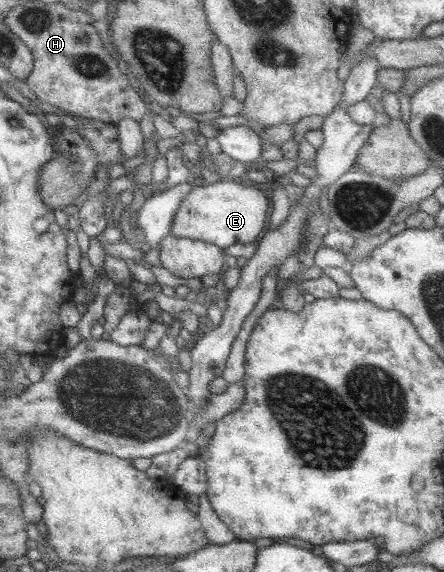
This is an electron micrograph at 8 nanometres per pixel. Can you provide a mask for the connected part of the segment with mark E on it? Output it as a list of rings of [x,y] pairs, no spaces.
[[[223,178],[215,184],[193,187],[178,204],[169,234],[215,243],[223,250],[231,244],[256,243],[266,222],[269,197],[267,187],[248,181],[236,184],[230,178]]]

